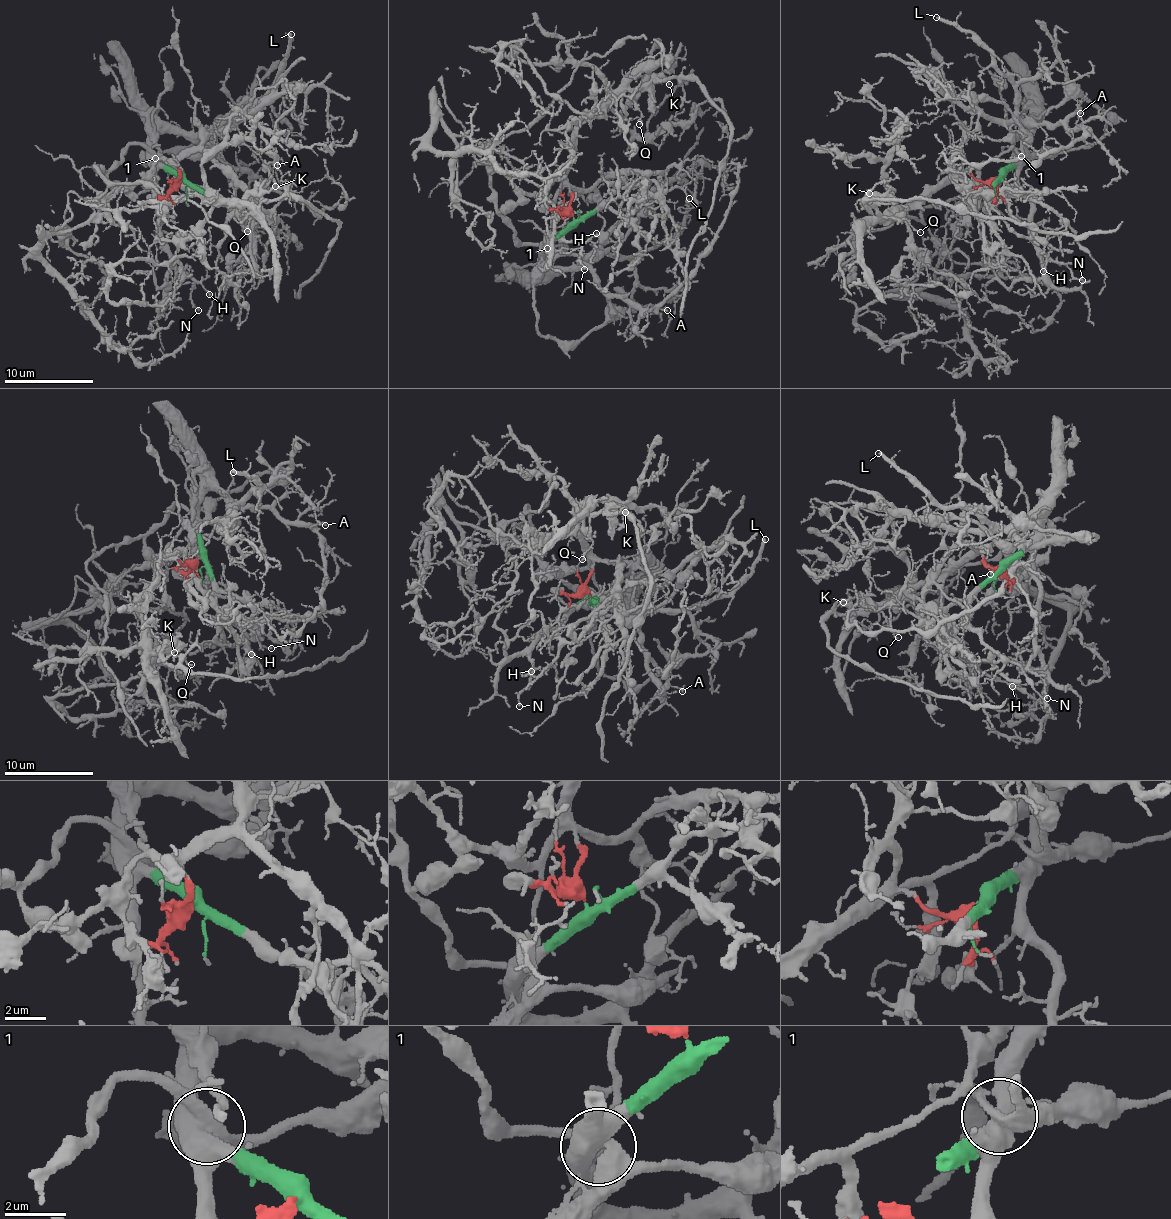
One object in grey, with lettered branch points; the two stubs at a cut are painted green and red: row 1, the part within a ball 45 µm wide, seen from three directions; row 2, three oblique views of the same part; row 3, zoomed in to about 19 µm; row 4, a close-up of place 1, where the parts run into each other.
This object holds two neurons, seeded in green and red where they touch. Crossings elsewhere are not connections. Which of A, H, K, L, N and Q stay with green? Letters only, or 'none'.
A, H, L, N

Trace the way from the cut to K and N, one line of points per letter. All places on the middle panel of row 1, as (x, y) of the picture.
K: (572, 217), (566, 162), (572, 151), (572, 137), (624, 91), (639, 90), (664, 77), (669, 85)
N: (572, 217), (548, 241), (548, 235), (550, 243), (548, 233), (581, 246), (578, 261), (585, 269)

